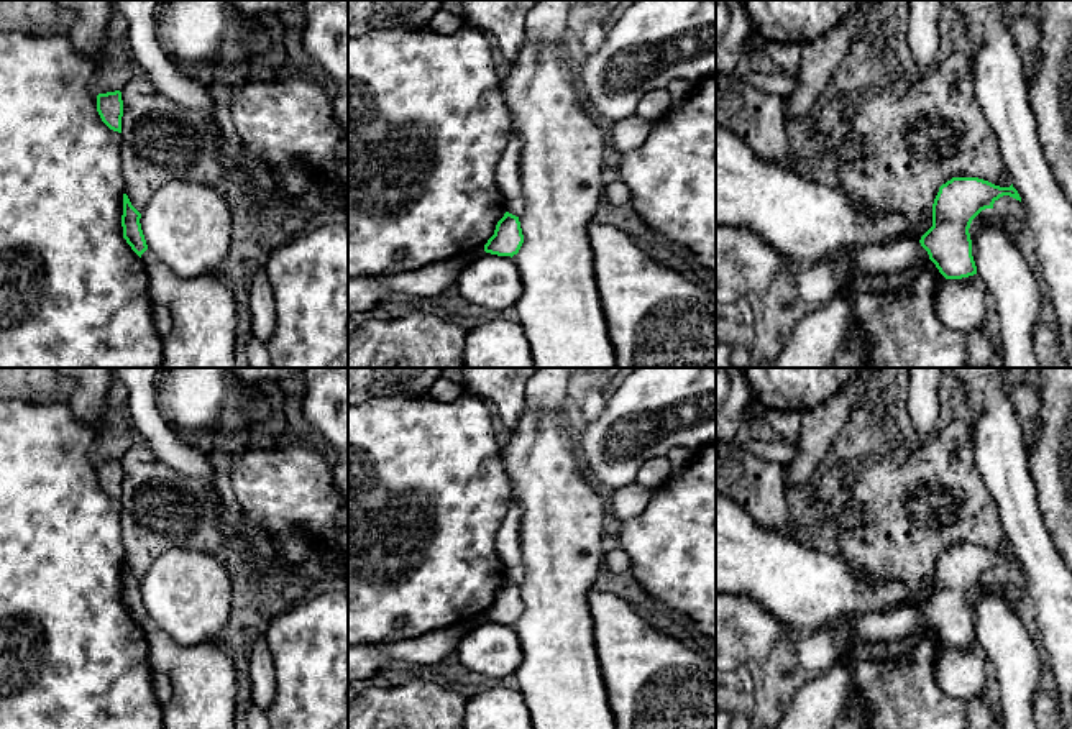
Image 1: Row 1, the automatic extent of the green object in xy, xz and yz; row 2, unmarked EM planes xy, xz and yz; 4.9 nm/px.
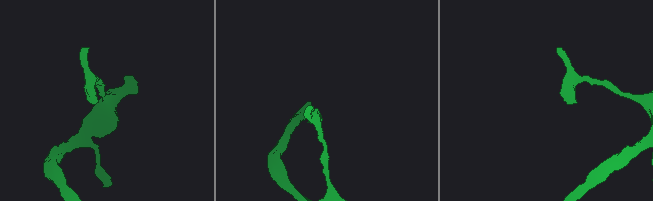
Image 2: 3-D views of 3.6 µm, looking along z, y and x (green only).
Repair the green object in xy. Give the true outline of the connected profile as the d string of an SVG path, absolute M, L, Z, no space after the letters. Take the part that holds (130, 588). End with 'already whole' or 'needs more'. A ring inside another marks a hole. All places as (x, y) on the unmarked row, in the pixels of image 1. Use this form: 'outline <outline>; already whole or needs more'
outline M123 562L123 606L131 614L131 617L141 626L141 622L148 617L148 612L141 598L140 586L141 581L131 573L128 563Z; already whole

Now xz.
outline M506 580L497 589L494 603L484 612L484 619L497 624L514 624L524 611L519 585Z; already whole

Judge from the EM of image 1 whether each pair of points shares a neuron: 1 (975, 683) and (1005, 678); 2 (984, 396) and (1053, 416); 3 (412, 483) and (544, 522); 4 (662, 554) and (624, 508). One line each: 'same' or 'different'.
1: different
2: different
3: different
4: different

